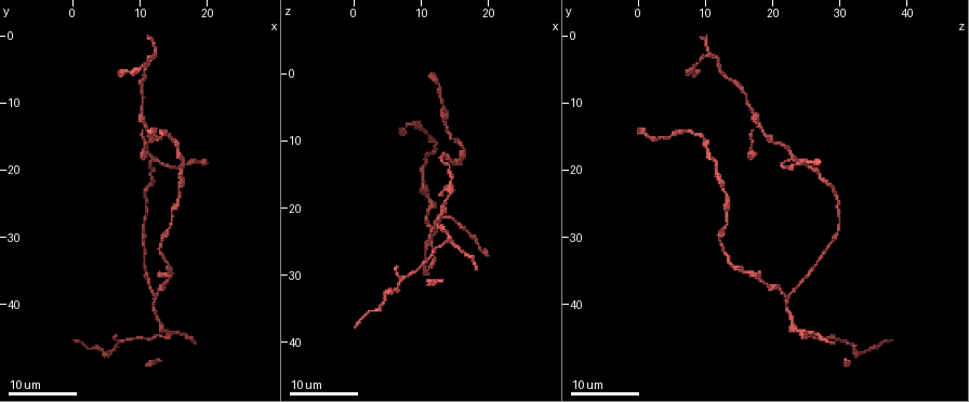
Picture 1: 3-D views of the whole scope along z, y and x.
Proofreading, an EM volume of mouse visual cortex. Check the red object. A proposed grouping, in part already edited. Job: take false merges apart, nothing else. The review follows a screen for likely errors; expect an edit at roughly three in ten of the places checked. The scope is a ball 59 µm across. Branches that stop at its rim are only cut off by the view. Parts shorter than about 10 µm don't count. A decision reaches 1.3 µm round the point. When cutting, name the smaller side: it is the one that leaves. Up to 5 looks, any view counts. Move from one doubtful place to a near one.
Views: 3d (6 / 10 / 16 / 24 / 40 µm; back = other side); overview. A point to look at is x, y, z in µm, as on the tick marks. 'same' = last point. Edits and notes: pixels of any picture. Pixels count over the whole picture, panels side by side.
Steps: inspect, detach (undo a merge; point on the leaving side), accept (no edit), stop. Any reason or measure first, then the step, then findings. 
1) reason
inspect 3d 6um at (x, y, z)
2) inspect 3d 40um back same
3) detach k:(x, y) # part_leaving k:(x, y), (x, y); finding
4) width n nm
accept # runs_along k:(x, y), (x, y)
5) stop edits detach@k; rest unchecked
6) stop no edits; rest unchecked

thin arm on a thick one
inspect 3d 24um at (14.5, 44.5, 24.5)

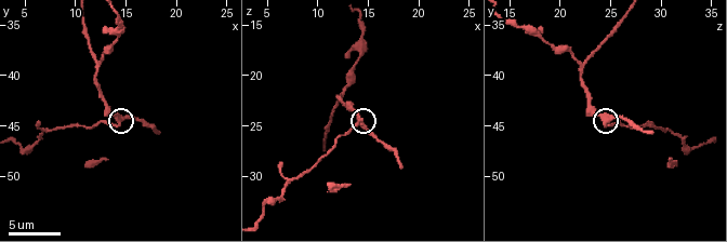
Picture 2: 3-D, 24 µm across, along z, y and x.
inspect 3d 6um at (14.2, 44.4, 24.4)

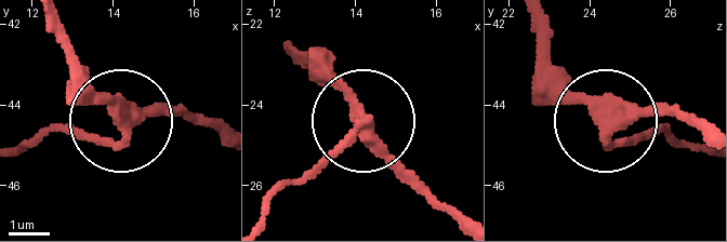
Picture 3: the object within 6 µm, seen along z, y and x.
detach 3:(77, 139) # part_leaving 3:(118, 147), (58, 126), (17, 147); a second neuron is stuck on

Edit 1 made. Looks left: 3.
three arms meet
inspect 3d 16um at (12.2, 39.0, 22.4)

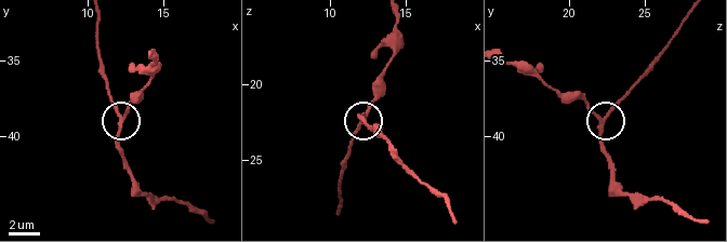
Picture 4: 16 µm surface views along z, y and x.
accept # runs_along 4:(101, 55), (101, 72), (120, 119), (119, 152); one neuron here

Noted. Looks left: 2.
inspect 3d 10um at (10.6, 34.4, 26.0)

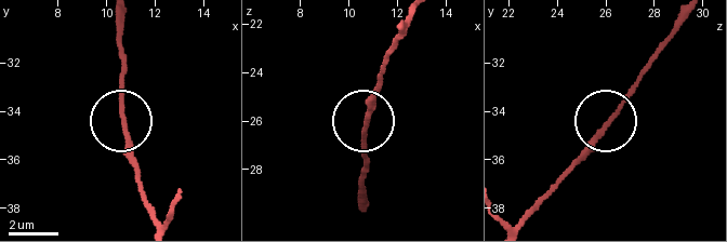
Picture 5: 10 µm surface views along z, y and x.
inspect 3d 6um at (10.7, 34.3, 26.1)

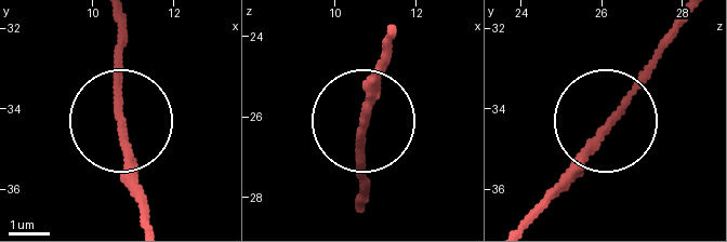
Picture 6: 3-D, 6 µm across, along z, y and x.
accept # runs_along 6:(124, 128), (139, 210); continuous, no second neuron

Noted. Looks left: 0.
stop edits detach@3; rest unchecked

